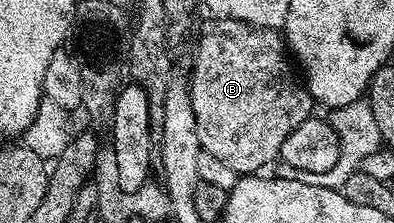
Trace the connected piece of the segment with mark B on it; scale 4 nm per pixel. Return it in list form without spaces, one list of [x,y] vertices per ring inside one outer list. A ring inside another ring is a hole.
[[[212,18],[209,21],[196,40],[192,73],[186,76],[200,147],[214,154],[214,158],[226,162],[226,166],[237,174],[256,174],[267,169],[264,167],[272,159],[275,161],[279,157],[282,142],[286,142],[286,138],[290,138],[290,134],[294,134],[294,130],[313,115],[314,101],[297,73],[296,76],[292,73],[293,61],[286,51],[285,37],[279,31],[255,28],[237,20]]]

